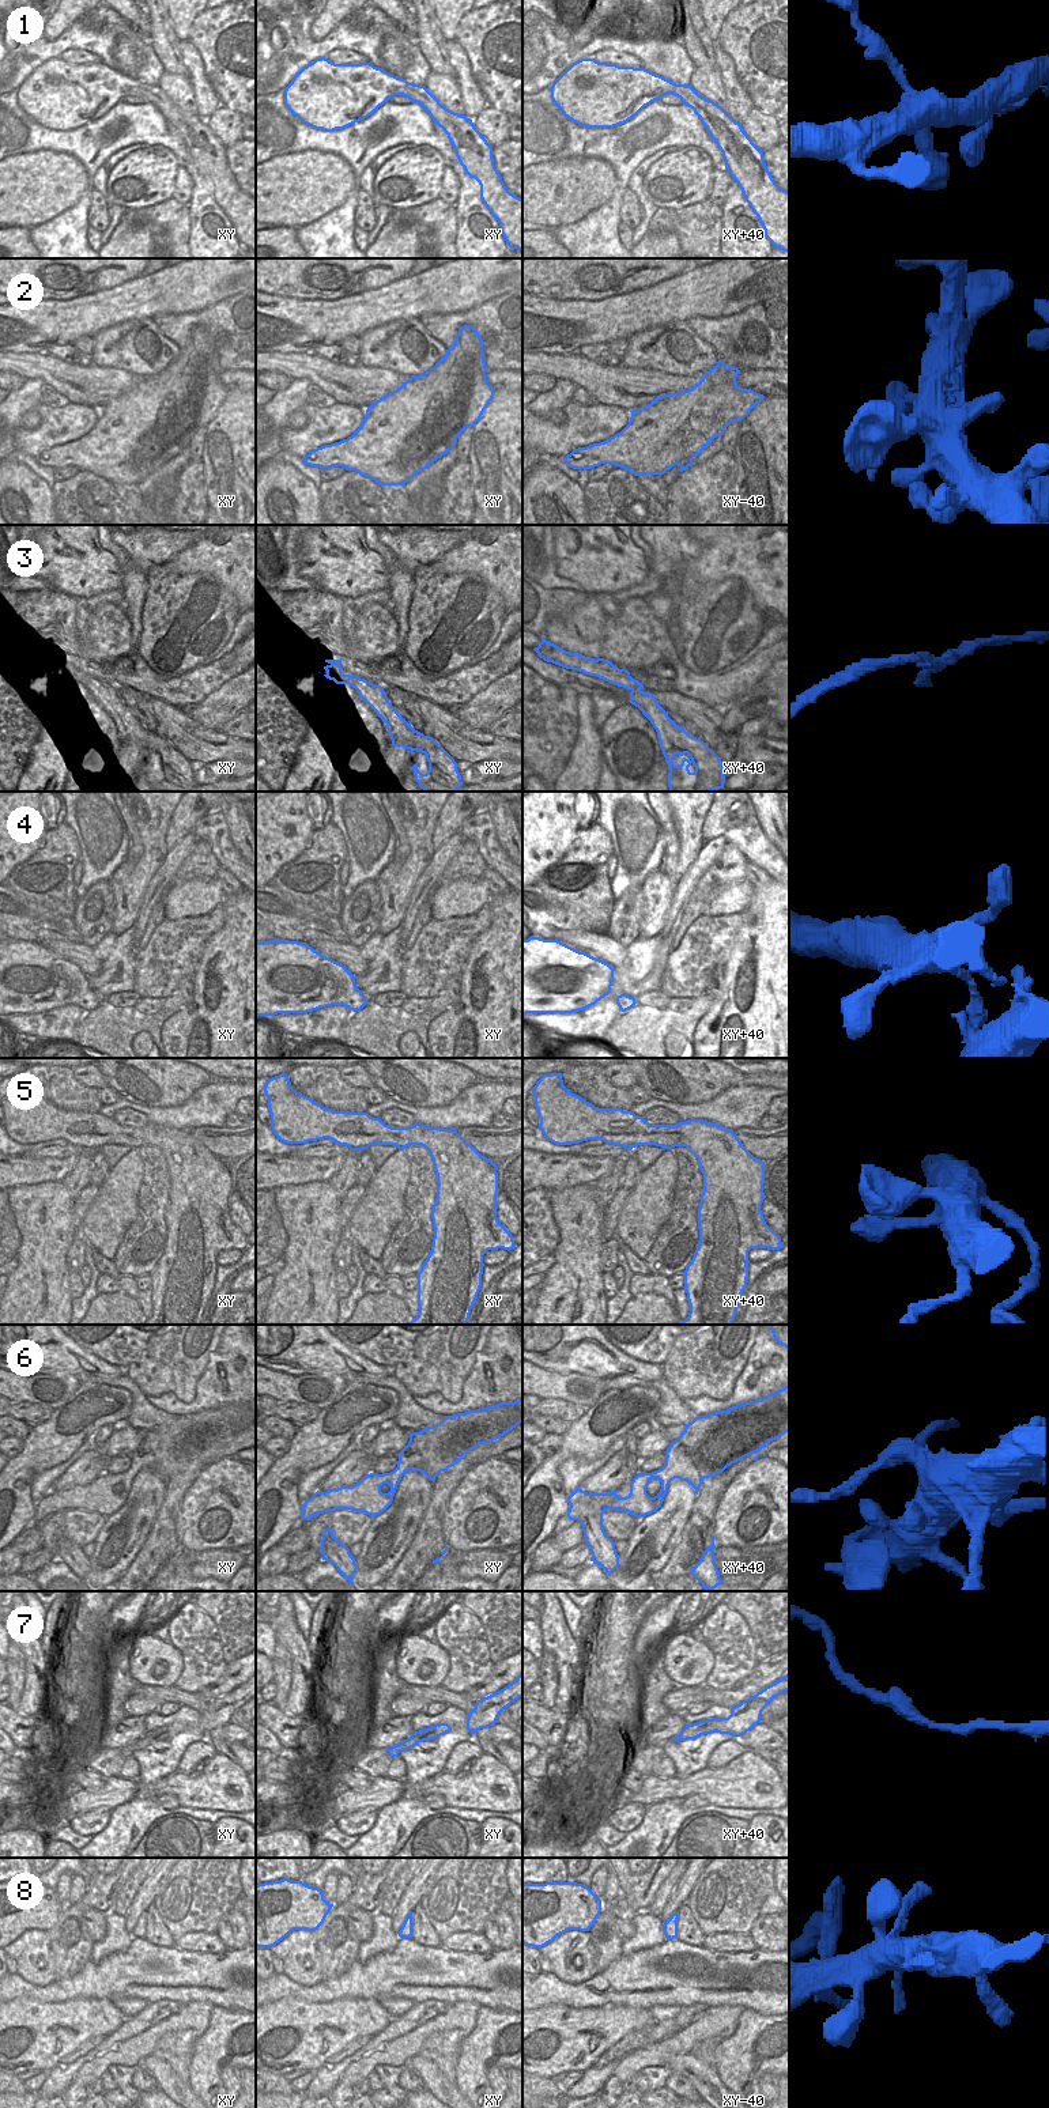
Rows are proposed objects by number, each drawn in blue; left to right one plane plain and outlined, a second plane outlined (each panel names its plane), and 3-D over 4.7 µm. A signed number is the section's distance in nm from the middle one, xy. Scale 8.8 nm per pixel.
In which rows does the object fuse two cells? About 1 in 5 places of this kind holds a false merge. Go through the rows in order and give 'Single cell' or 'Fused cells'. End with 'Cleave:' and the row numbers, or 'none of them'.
1: Single cell
2: Single cell
3: Single cell
4: Single cell
5: Single cell
6: Fused cells
7: Single cell
8: Single cell
Cleave: 6

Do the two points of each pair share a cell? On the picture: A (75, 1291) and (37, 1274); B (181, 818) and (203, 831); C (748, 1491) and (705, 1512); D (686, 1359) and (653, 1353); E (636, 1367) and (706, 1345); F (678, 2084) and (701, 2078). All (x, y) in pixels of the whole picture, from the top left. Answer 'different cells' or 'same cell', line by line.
A: different cells
B: different cells
C: different cells
D: different cells
E: different cells
F: different cells

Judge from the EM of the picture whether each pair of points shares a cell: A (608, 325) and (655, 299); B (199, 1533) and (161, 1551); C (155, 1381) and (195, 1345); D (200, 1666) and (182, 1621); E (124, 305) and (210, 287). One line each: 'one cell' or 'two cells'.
A: one cell
B: two cells
C: one cell
D: one cell
E: one cell

